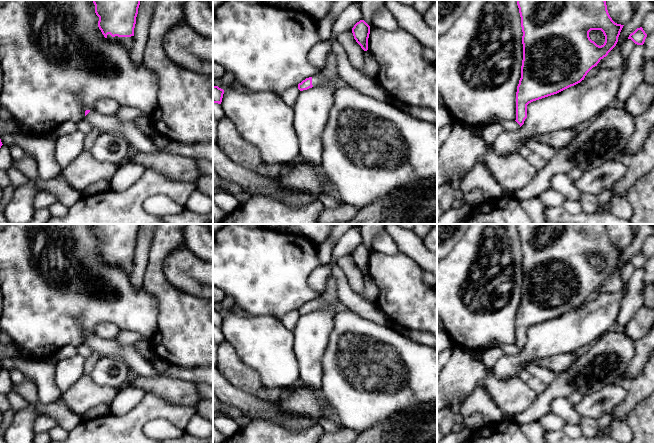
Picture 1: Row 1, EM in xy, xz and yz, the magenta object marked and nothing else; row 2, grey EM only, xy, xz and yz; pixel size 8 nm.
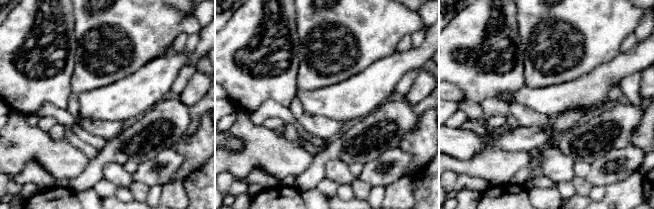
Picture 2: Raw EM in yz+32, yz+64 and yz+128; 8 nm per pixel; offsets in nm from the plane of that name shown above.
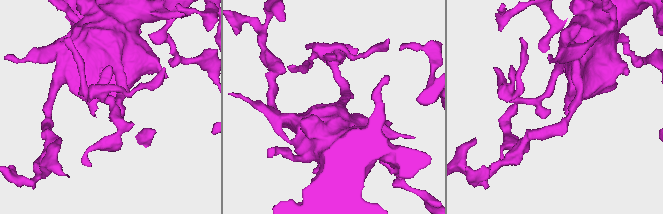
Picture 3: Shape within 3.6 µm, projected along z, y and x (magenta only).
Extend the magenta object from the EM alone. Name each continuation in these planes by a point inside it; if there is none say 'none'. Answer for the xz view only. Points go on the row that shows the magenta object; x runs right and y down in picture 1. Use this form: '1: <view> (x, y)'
1: xz (317, 79)

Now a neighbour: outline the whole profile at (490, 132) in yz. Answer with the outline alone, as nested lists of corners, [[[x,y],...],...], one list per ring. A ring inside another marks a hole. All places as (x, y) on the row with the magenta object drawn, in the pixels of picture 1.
[[[489,123],[484,126],[481,136],[487,144],[493,145],[495,139],[504,131],[505,129],[501,124]]]

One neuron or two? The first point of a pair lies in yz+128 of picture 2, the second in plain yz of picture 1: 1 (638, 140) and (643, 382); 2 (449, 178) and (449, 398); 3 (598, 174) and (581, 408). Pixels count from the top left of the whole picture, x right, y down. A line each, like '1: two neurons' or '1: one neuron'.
1: one neuron
2: two neurons
3: one neuron

